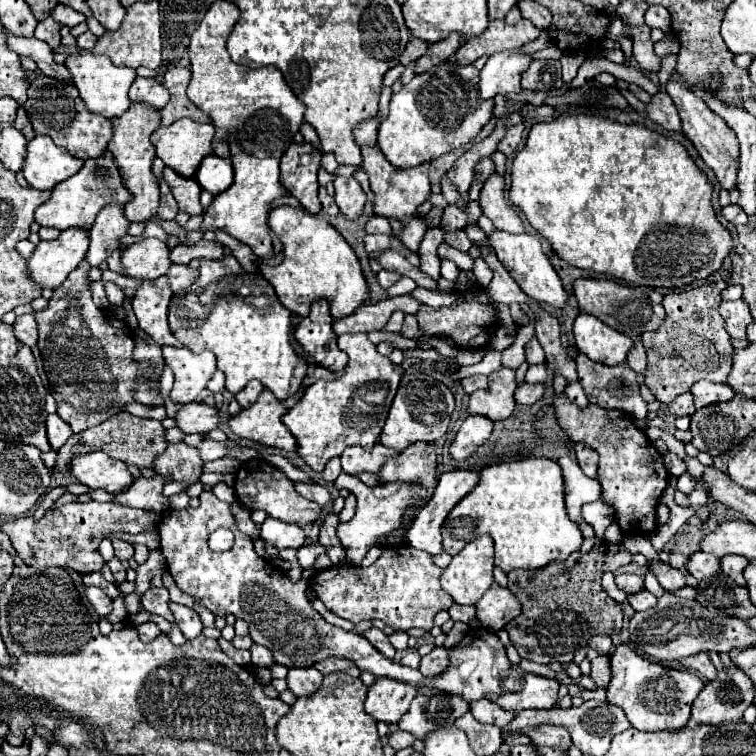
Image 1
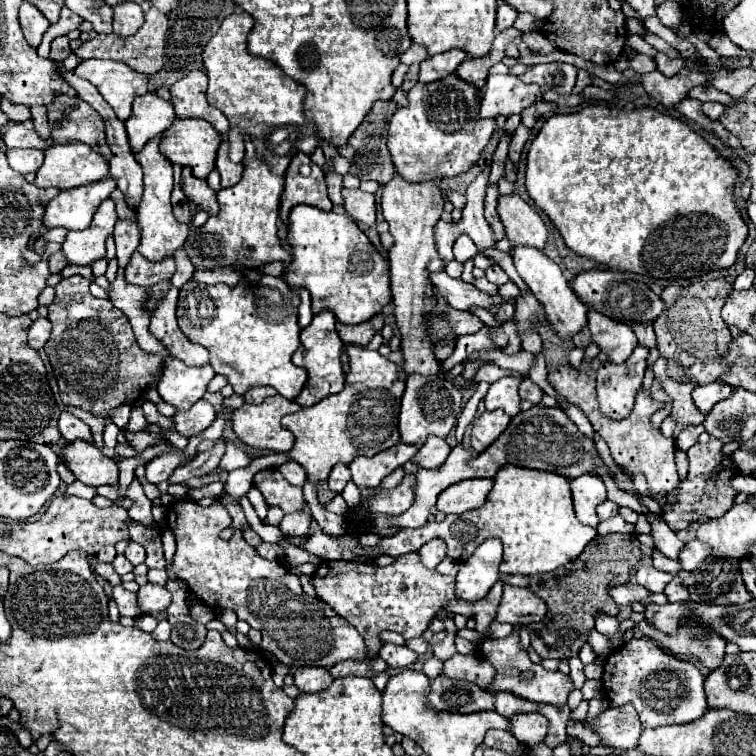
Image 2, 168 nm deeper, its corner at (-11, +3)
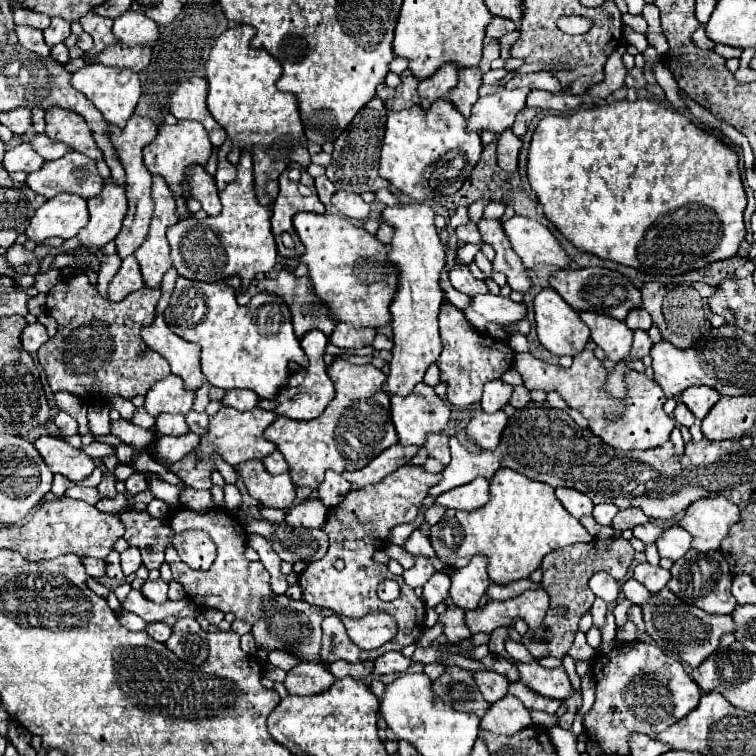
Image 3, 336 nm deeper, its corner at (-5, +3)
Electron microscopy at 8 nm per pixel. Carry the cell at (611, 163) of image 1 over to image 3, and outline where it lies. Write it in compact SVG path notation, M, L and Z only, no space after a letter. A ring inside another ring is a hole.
M622 100L622 102L604 104L604 106L586 108L586 110L582 108L582 110L574 112L572 116L544 116L532 134L526 174L528 174L532 190L538 196L538 202L544 208L546 218L560 230L560 234L568 242L572 242L578 250L594 254L602 260L618 262L618 264L636 268L640 272L650 270L650 274L656 278L686 274L690 270L700 270L706 264L732 258L732 256L736 256L738 246L746 236L746 228L744 228L744 220L742 220L742 214L746 208L746 194L744 194L742 180L740 180L736 150L726 146L716 136L706 134L700 126L690 122L686 116L682 116L670 108L664 108L658 100L634 100L634 102Z

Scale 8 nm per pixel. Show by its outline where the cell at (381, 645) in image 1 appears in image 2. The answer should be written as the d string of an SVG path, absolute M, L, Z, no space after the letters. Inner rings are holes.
M384 644L378 656L382 660L386 660L386 664L390 668L406 668L418 660L418 656L410 648L396 646L396 644Z

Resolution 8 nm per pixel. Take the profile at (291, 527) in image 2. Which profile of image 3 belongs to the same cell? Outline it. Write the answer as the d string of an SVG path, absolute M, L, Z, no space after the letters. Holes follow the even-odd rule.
M306 500L286 512L286 524L292 528L322 528L328 508L320 500Z

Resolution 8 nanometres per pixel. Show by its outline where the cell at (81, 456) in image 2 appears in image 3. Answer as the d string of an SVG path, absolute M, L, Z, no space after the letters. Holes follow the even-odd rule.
M40 436L34 442L46 466L54 474L62 474L72 482L80 482L94 472L94 460L80 448L72 448L66 440L56 436Z

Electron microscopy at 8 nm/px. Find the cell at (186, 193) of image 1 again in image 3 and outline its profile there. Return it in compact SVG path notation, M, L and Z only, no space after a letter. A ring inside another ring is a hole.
M200 164L190 166L188 188L190 188L190 194L202 204L202 210L208 212L208 216L220 214L222 206L220 206L218 190L216 190L216 184L214 184L214 178L204 170L204 166L200 166Z

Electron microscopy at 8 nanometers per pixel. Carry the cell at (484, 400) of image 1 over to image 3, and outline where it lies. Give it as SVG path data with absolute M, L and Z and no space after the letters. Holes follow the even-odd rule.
M492 380L484 386L484 394L482 394L482 410L486 414L494 414L498 410L502 410L508 402L510 402L510 396L512 396L512 386L502 382L502 380Z

